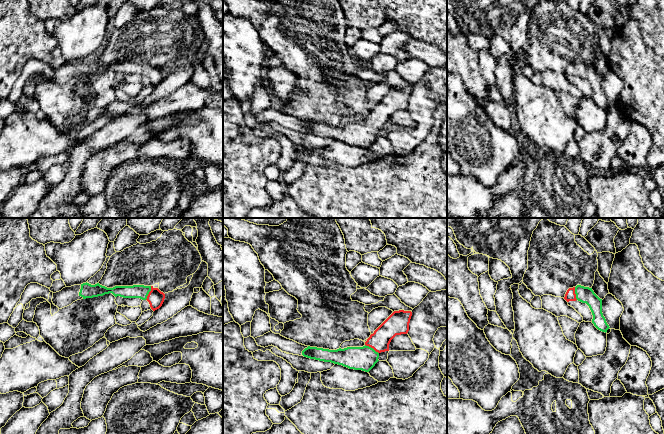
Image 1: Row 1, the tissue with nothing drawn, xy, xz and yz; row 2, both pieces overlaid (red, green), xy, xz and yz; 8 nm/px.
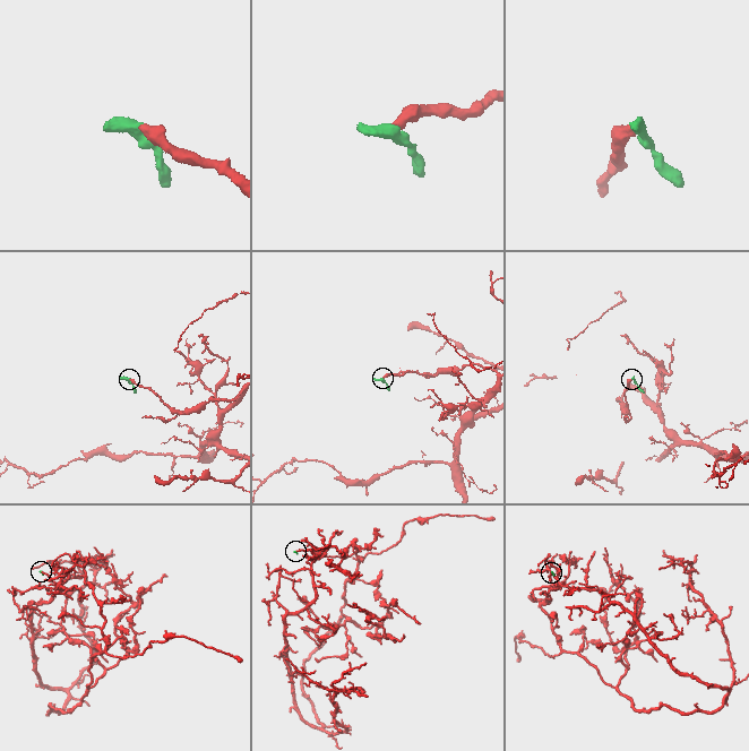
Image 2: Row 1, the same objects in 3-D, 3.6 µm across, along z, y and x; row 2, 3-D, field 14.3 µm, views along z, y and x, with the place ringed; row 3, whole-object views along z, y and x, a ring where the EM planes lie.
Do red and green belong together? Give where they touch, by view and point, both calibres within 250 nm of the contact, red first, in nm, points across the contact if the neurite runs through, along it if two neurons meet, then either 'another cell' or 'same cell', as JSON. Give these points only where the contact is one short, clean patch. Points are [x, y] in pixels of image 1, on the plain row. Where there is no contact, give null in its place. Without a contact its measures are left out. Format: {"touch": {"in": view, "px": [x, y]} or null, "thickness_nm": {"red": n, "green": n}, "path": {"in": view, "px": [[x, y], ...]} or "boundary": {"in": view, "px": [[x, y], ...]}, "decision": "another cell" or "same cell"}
{"touch": {"in": "xy", "px": [149, 69]}, "thickness_nm": {"red": 130, "green": 110}, "path": {"in": "xy", "px": [[155, 73], [149, 69], [136, 67]]}, "decision": "same cell"}

